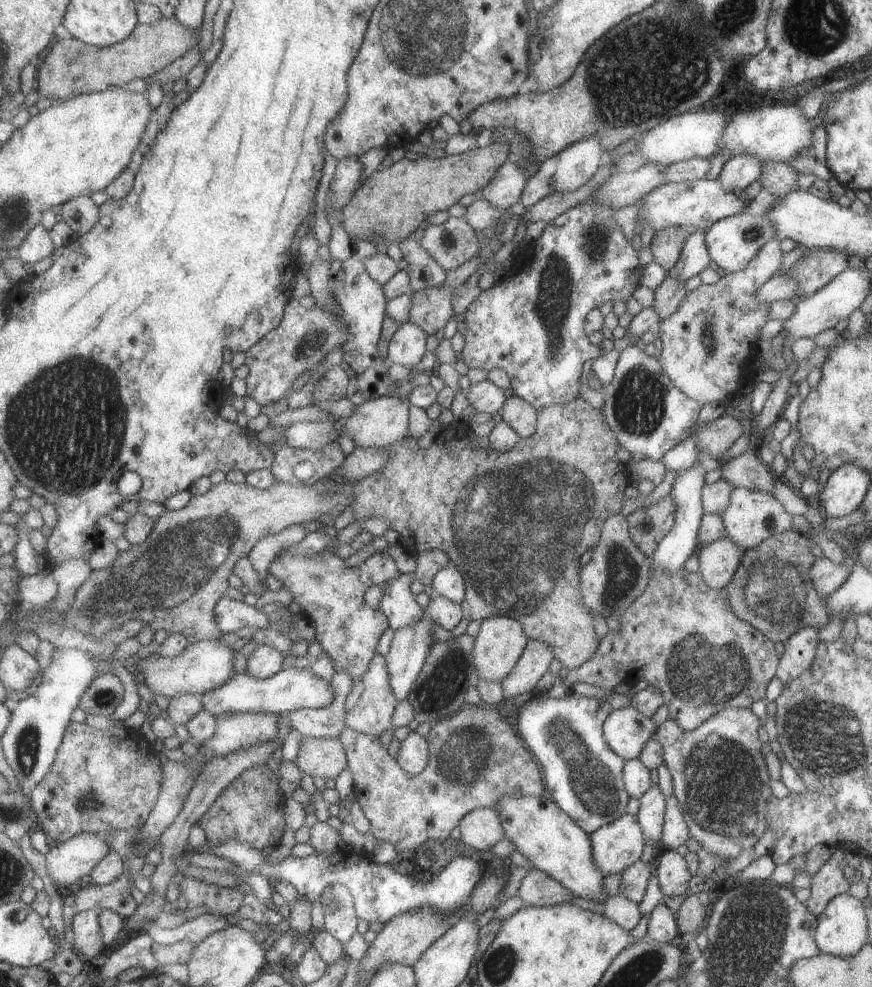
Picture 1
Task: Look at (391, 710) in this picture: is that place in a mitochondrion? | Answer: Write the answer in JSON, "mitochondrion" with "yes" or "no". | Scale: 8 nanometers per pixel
{"mitochondrion":"no"}

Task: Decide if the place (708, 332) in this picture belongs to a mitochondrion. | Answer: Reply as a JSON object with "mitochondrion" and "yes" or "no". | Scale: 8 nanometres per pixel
{"mitochondrion":"yes"}

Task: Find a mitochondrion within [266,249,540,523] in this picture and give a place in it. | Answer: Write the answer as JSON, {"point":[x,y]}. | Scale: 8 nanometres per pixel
{"point":[314,342]}

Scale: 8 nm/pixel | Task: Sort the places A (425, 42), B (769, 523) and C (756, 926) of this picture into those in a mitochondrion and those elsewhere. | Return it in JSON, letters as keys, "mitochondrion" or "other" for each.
{"A":"mitochondrion","B":"other","C":"mitochondrion"}

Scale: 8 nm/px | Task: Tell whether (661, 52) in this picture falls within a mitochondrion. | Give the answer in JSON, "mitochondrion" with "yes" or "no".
{"mitochondrion":"yes"}

